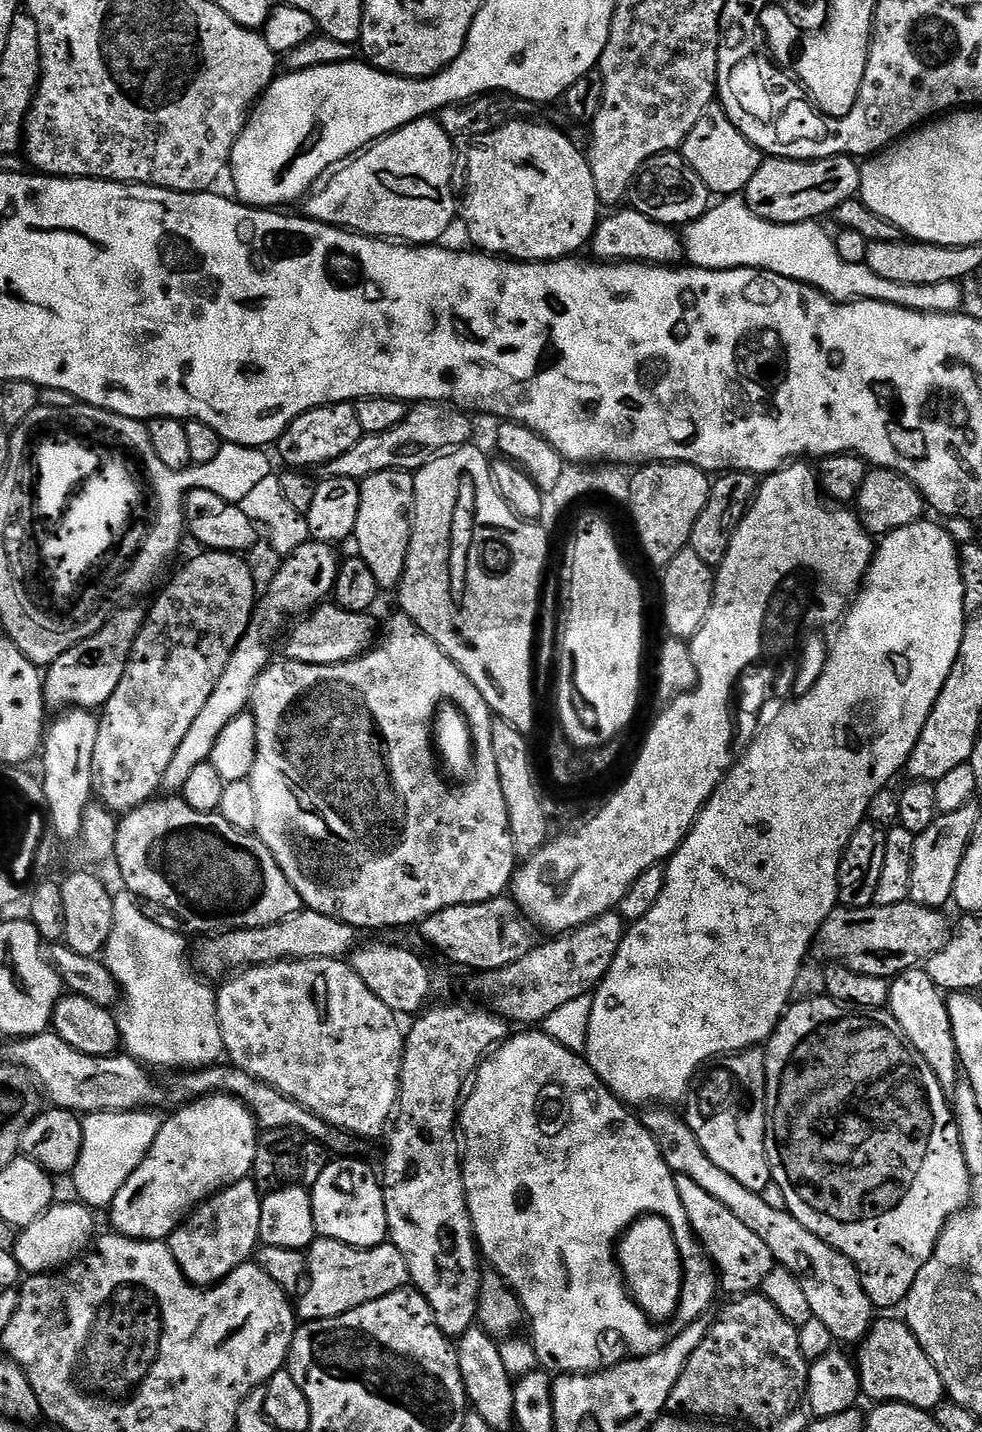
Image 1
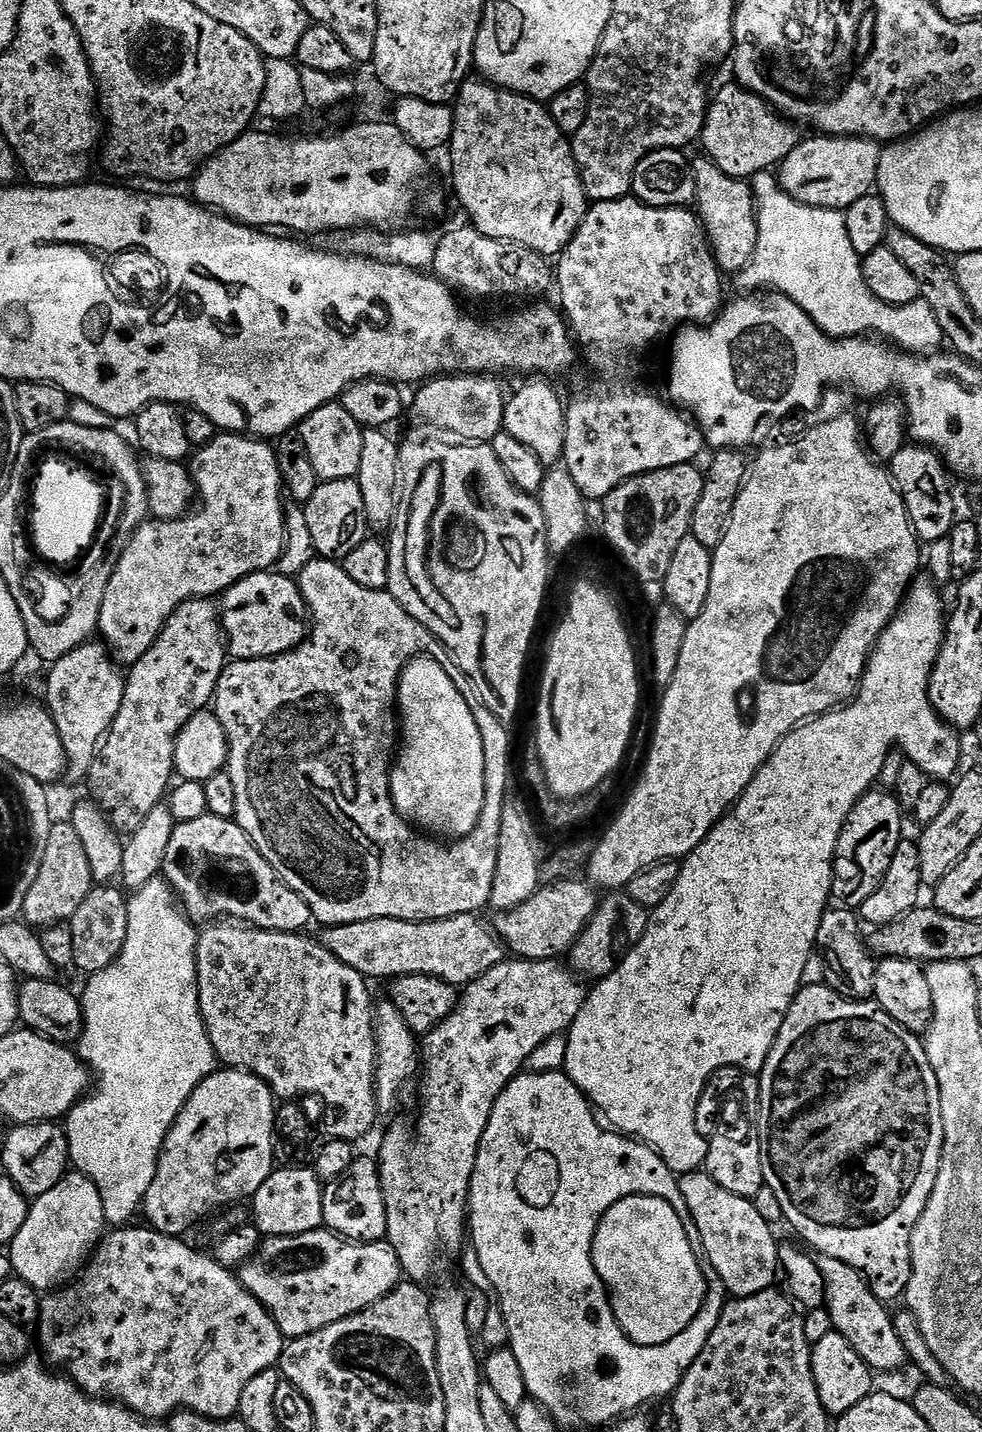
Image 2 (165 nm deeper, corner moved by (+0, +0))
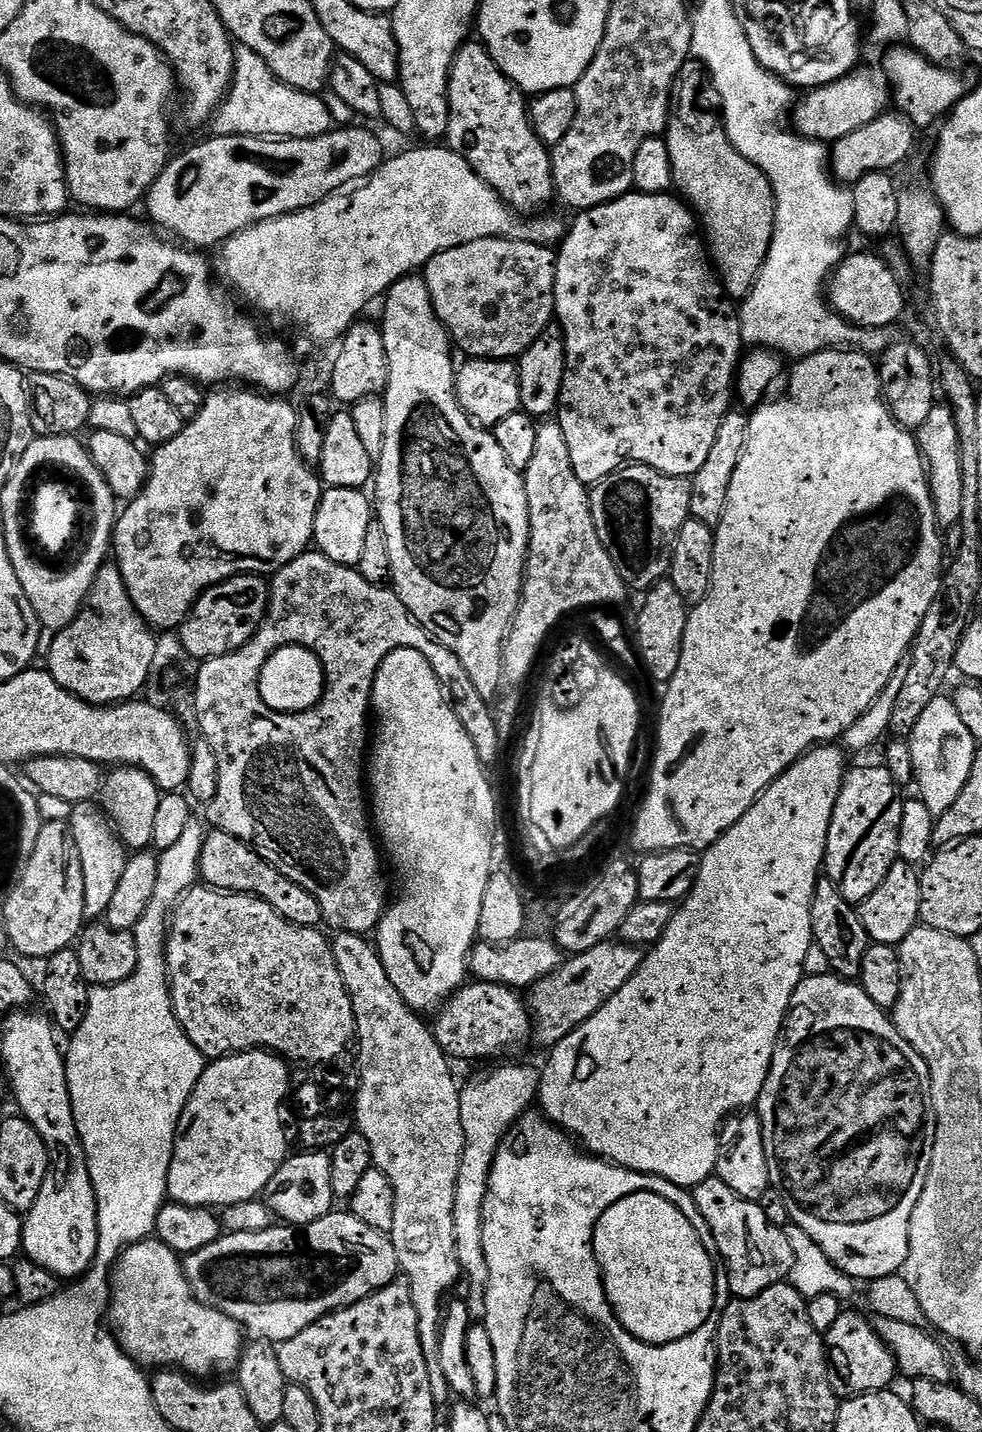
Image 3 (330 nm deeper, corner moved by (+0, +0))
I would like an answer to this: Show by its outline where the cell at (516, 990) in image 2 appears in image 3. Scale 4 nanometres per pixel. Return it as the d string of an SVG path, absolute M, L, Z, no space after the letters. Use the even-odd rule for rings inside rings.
M623 942L599 944L594 946L594 950L569 955L560 968L554 970L554 974L533 984L527 993L530 1032L534 1040L536 1036L544 1050L555 1048L558 1042L562 1042L562 1038L582 1026L586 1018L590 1018L607 1000L614 998L614 994L618 994L618 990L622 990L630 978L634 978L645 955L645 949Z

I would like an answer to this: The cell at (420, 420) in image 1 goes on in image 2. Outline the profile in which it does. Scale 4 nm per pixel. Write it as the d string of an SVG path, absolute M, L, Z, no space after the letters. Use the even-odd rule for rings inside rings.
M440 374L415 389L416 397L411 397L410 412L420 420L425 420L432 428L440 432L449 432L449 437L470 444L486 444L492 441L504 426L504 405L506 391L492 374Z

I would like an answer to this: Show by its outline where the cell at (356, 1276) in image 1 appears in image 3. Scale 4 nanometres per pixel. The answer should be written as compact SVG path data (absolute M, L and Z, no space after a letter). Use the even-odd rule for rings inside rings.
M333 1210L328 1215L318 1218L318 1222L299 1226L273 1226L261 1232L228 1232L221 1235L219 1240L210 1242L210 1246L206 1246L206 1250L198 1250L183 1257L183 1261L184 1273L198 1302L211 1308L218 1308L222 1314L234 1318L234 1322L238 1322L253 1341L266 1340L269 1342L283 1342L294 1338L294 1334L302 1334L302 1330L306 1330L306 1326L318 1322L323 1316L330 1316L333 1312L339 1312L341 1308L349 1308L351 1304L362 1302L370 1294L390 1286L400 1272L400 1263L394 1254L391 1239L385 1233L374 1230L374 1226L366 1226L366 1222L362 1222L362 1218L358 1218L351 1210L344 1210L344 1212Z

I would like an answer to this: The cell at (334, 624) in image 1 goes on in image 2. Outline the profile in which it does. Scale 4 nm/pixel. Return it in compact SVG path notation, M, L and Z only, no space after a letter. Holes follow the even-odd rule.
M277 570L255 572L242 578L223 593L218 607L226 652L232 660L281 656L298 647L308 635L310 617L300 585L293 577L284 576Z

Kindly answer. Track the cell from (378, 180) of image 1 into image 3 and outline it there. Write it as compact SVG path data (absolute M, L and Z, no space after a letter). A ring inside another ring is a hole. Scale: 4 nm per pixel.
M358 126L337 127L323 136L307 140L215 135L209 139L186 149L180 157L177 155L169 159L164 172L154 181L146 197L147 219L157 229L165 228L173 232L177 241L196 250L215 249L251 224L277 220L280 216L314 206L345 186L355 185L371 176L382 163L379 138Z

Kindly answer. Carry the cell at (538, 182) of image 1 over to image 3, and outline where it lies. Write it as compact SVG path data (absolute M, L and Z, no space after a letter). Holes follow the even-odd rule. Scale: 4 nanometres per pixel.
M469 42L458 50L448 75L448 101L450 102L450 122L446 137L447 147L462 158L466 158L469 166L508 203L508 207L513 212L536 214L547 209L544 207L554 200L556 191L549 145L542 143L534 134L532 120L528 117L530 104L525 93L502 74L502 70L496 65L483 43Z

